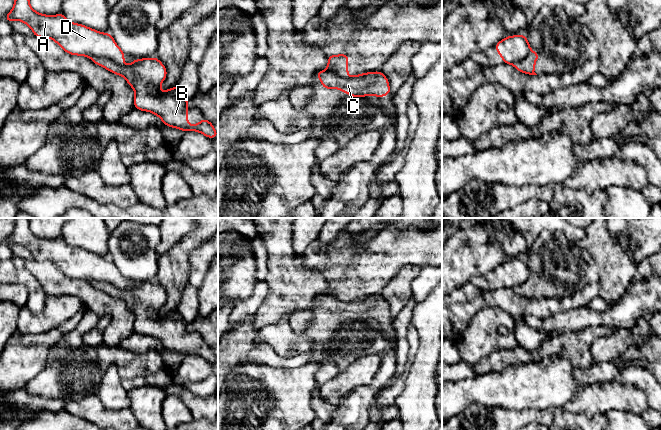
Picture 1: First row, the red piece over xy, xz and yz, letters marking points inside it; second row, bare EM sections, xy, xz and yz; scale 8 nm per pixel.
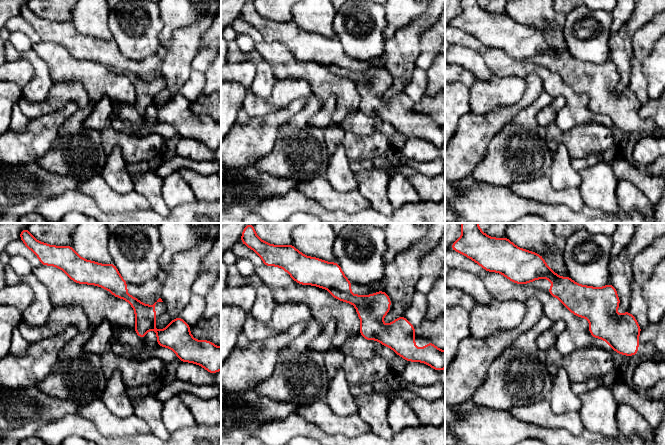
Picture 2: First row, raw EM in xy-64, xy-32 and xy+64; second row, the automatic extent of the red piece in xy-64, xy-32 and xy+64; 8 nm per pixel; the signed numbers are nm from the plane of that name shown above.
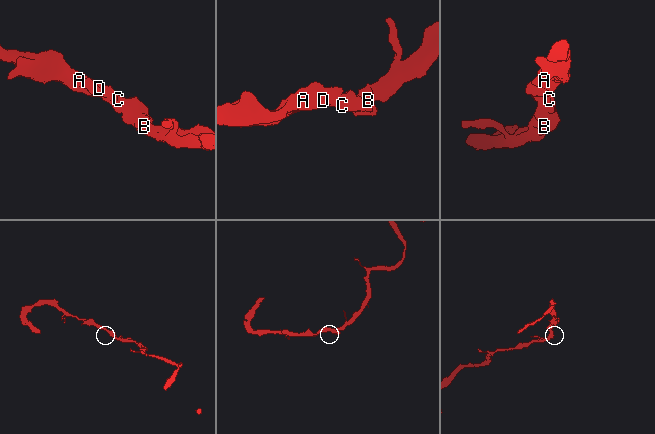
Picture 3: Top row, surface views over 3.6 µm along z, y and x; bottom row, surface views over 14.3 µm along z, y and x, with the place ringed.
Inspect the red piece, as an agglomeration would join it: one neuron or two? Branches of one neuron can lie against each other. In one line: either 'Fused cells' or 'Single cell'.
Fused cells

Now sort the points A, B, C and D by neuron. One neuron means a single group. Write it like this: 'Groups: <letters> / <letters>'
Groups: A D / B C

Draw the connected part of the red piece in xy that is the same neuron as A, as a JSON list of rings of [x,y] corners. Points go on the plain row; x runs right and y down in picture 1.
[[[16,218],[12,234],[4,242],[27,248],[34,260],[53,263],[66,277],[89,282],[108,282],[124,288],[125,278],[112,259],[82,248],[71,247],[62,237],[44,239],[32,233],[29,218]]]

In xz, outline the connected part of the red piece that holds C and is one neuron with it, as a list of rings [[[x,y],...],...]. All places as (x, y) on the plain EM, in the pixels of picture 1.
[[[331,293],[317,296],[316,301],[321,304],[322,312],[336,312],[353,321],[384,321],[391,316],[389,305],[381,295],[340,301]]]

